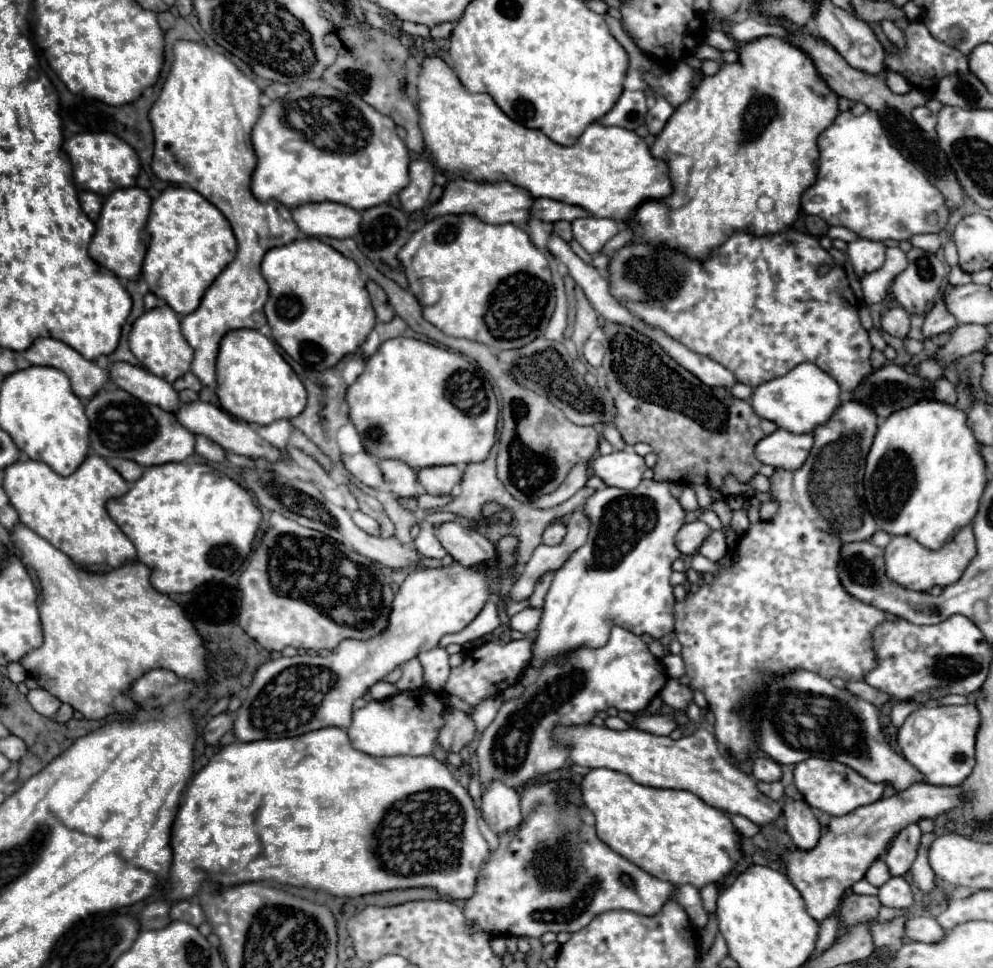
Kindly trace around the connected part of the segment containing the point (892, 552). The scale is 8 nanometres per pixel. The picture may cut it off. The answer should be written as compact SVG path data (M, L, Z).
M971 525L963 527L949 543L945 543L937 551L923 547L919 541L915 541L909 535L897 535L885 547L885 573L889 575L889 579L893 579L893 583L897 583L905 589L931 591L933 585L947 587L947 585L957 583L975 555L977 555L977 547L975 547L975 537L973 537Z

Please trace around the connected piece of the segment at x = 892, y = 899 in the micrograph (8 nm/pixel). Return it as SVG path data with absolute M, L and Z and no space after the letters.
M891 877L885 885L879 887L879 901L885 907L893 909L909 909L913 905L911 885L903 877Z

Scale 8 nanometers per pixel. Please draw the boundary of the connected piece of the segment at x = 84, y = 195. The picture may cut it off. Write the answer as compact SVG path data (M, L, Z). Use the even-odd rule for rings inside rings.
M81 191L79 199L81 199L81 209L89 215L91 221L95 221L99 217L99 211L101 211L101 205L103 205L103 197L97 195L97 193L91 193L91 191Z

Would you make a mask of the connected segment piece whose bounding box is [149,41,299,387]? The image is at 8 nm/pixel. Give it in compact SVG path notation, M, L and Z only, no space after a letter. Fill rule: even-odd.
M177 41L173 45L173 65L165 79L159 99L153 103L149 111L149 119L153 123L155 133L155 155L151 169L161 181L169 181L181 187L189 187L201 193L209 203L213 203L231 223L233 233L237 237L237 257L225 267L225 271L211 283L207 293L201 299L201 305L183 317L181 331L187 343L195 351L195 359L191 363L191 371L201 379L205 387L215 387L215 357L219 351L219 341L227 331L233 329L261 329L265 321L263 305L269 297L267 283L261 275L261 259L273 247L283 247L299 237L299 229L291 217L291 209L281 205L279 201L257 201L251 193L251 177L257 167L257 155L251 143L251 129L261 115L259 105L259 89L257 85L245 77L225 55L209 49L203 43L195 41Z

